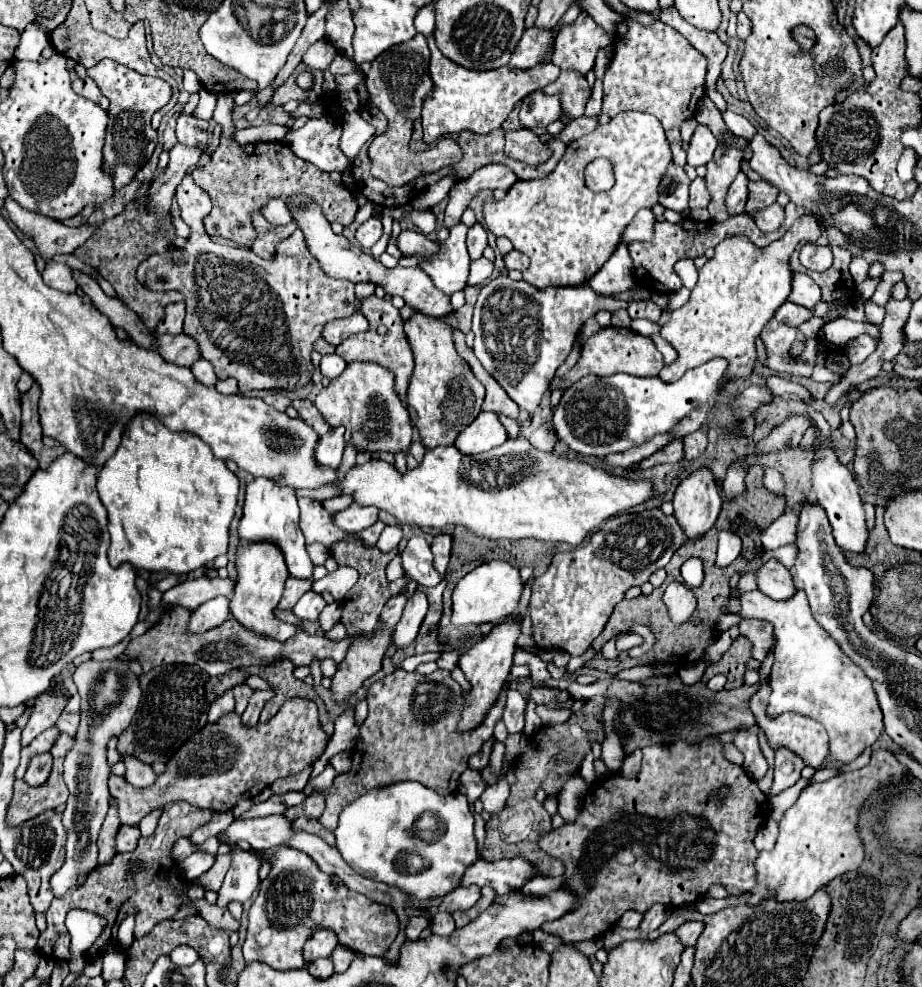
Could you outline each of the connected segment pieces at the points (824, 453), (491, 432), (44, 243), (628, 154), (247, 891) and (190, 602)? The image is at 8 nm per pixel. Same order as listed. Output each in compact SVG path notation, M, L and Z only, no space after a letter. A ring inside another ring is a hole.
M818 446L814 452L812 490L816 494L816 500L820 502L820 506L828 514L836 544L840 548L846 548L852 552L862 552L866 546L866 540L868 540L868 528L866 528L866 520L864 520L862 500L858 494L858 484L856 484L852 472L840 464L834 448L830 448L830 446Z
M480 412L456 438L454 446L464 454L480 454L506 442L506 430L496 412Z
M12 198L6 200L4 204L10 220L28 236L34 238L40 254L44 260L56 256L56 254L72 254L74 248L82 246L102 224L92 226L92 224L84 224L78 228L70 228L64 226L58 220L52 220L40 212L30 212L24 210L18 202L14 202Z
M620 112L608 124L600 124L594 132L568 144L566 154L558 166L546 176L536 180L518 180L500 202L488 200L484 204L486 226L496 236L506 236L516 250L530 258L530 266L524 272L524 280L536 288L546 286L582 286L586 284L612 256L622 240L626 226L632 222L638 210L658 204L658 188L672 166L672 150L660 120L646 112ZM608 158L614 162L616 184L608 192L592 192L584 182L584 168L596 160Z
M232 846L232 866L224 878L224 884L218 892L218 906L228 906L230 902L246 902L260 886L260 860L240 850L238 846Z
M200 576L194 580L186 580L170 590L164 592L162 604L164 606L184 606L188 610L198 608L200 604L216 598L216 596L226 596L230 598L234 592L236 580L232 578L208 578Z

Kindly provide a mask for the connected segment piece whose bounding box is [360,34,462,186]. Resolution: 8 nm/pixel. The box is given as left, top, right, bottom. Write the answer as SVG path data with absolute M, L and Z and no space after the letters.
M416 34L408 42L396 44L386 52L382 52L372 62L372 68L366 74L368 100L360 108L374 106L388 118L386 132L376 136L368 148L368 156L372 162L372 176L384 180L390 186L404 186L410 180L414 180L418 174L428 174L445 166L454 166L462 158L460 147L450 137L444 137L433 148L424 152L408 150L414 132L414 122L420 120L426 102L424 98L434 92L434 82L428 64L430 64L430 50L426 38L422 34Z

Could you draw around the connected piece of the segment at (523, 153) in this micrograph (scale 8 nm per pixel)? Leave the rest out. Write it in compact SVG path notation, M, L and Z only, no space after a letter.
M528 128L504 130L504 136L506 136L504 152L514 160L526 164L540 164L546 160L546 156L550 156L544 142L540 142L540 138Z

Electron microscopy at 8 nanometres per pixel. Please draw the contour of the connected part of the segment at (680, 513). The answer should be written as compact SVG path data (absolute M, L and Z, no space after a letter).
M698 468L678 484L674 494L674 514L688 538L700 538L706 534L714 526L720 508L722 498L710 468Z

